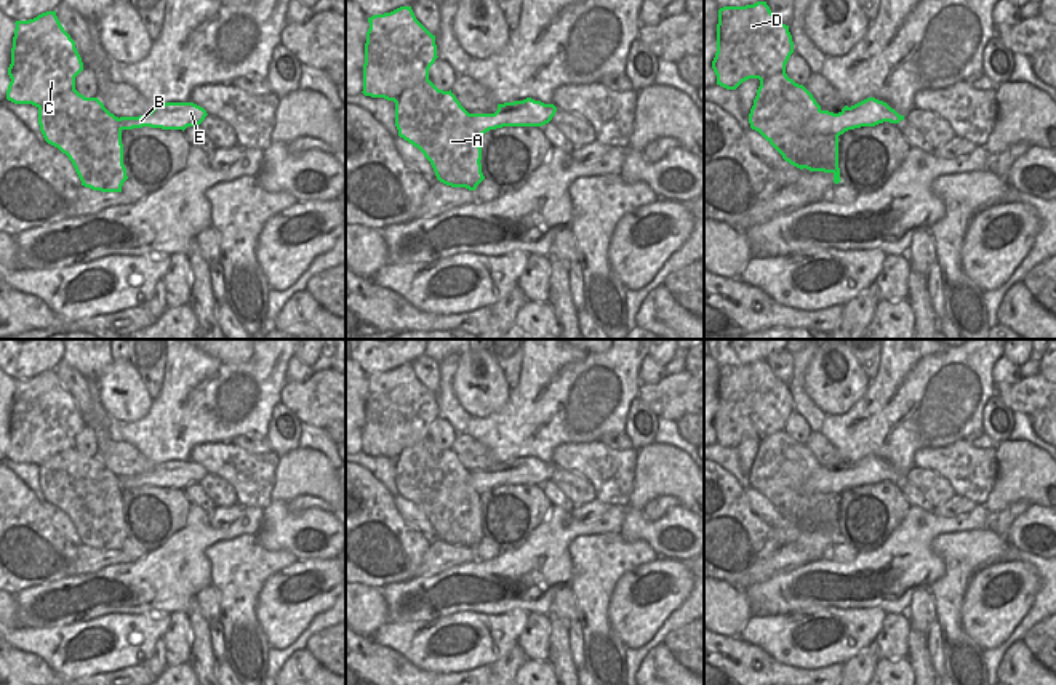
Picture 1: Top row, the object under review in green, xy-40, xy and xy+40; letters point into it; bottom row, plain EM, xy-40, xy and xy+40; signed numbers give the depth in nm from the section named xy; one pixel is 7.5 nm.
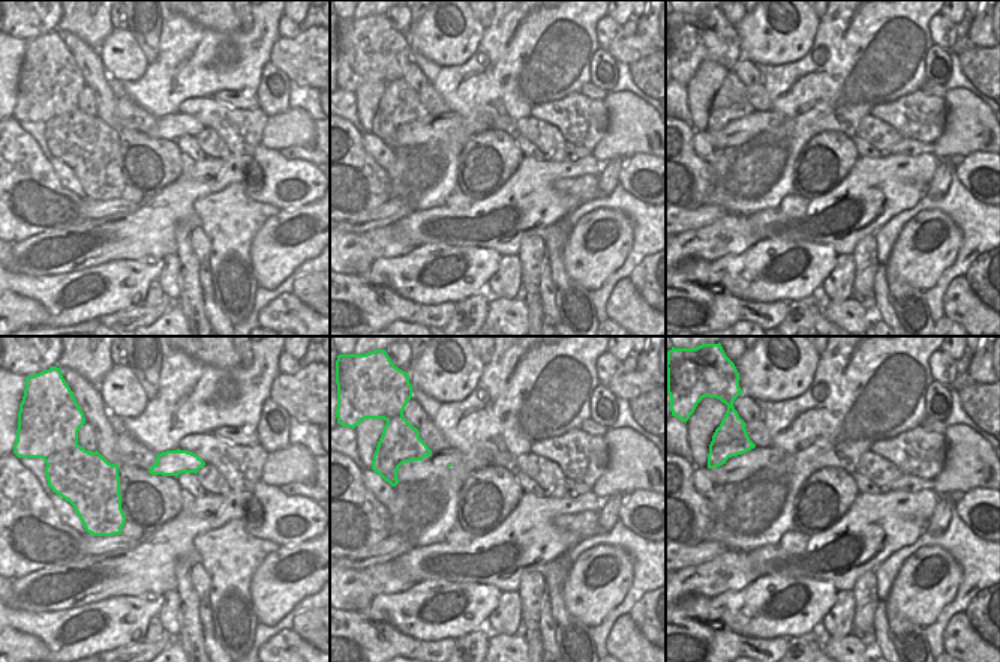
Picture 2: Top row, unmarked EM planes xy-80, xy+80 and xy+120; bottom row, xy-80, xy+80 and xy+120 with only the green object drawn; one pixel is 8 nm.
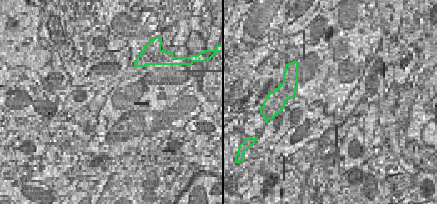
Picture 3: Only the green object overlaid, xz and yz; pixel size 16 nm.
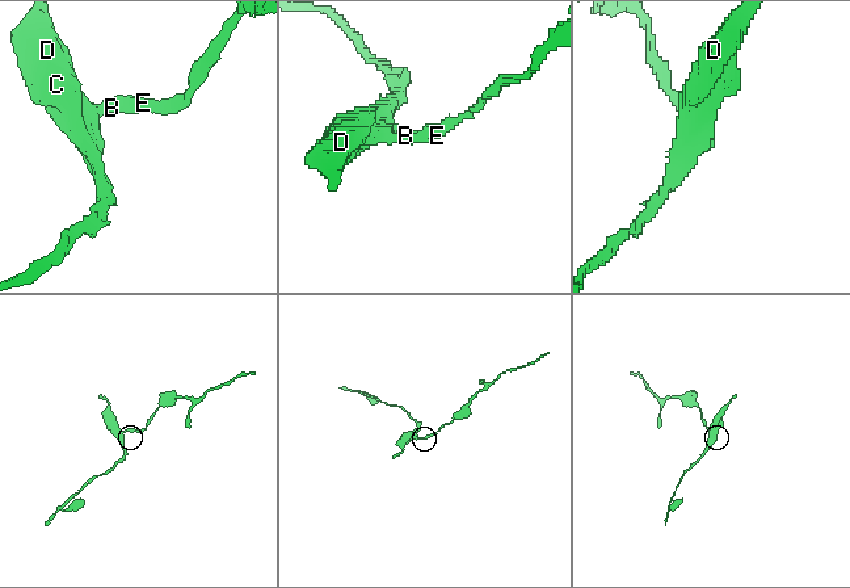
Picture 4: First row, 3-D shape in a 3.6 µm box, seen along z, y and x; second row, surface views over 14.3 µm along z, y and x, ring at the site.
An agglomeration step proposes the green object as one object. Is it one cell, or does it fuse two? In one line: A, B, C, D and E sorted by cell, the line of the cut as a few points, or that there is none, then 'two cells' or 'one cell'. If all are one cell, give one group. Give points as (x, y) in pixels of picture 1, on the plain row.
groups A C D / B E; cut xy+40 (805, 485), (815, 492), (839, 493); two cells

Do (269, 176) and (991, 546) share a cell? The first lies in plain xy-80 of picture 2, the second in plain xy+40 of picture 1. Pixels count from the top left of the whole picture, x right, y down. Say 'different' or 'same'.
different

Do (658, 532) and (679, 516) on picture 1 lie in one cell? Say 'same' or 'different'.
same

